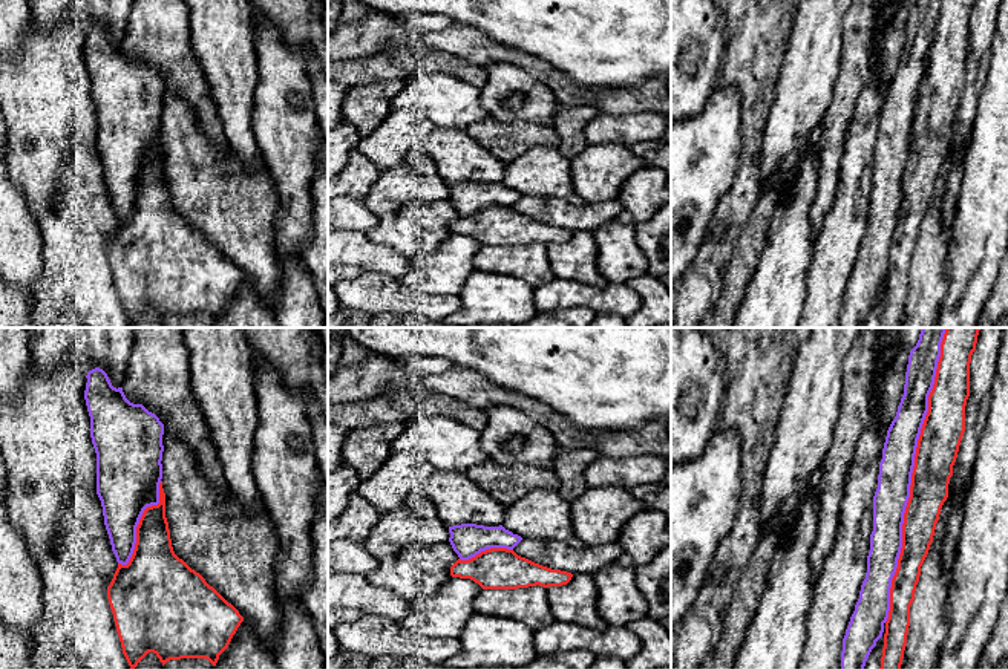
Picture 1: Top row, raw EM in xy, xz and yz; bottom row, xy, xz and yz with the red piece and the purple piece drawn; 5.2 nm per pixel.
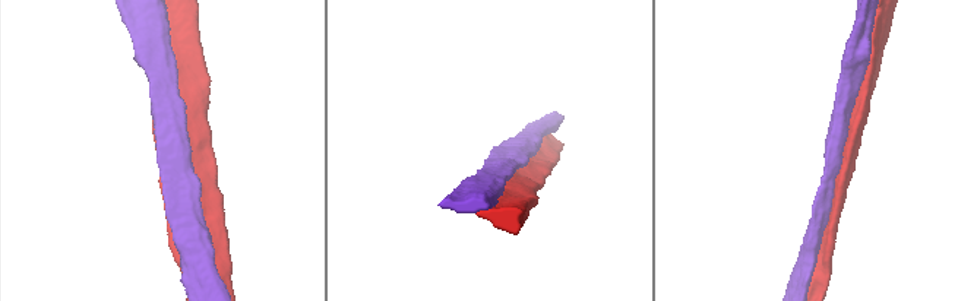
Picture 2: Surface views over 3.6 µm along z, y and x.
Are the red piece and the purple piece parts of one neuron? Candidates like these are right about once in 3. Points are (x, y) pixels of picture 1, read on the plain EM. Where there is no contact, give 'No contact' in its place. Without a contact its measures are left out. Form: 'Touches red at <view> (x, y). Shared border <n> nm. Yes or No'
Touches red at yz (912, 140). Shared border 1500 nm. No

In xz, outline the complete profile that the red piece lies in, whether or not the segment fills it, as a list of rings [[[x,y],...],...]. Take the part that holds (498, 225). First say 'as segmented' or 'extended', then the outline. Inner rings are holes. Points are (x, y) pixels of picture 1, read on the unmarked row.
as segmented; [[[490,205],[469,217],[458,216],[450,224],[450,233],[470,236],[483,246],[562,243],[573,234],[571,230],[542,224],[507,205]]]

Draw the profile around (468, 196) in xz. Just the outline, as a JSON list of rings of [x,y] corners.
[[[461,181],[449,184],[449,199],[461,217],[469,217],[490,205],[513,207],[522,194],[499,184]]]

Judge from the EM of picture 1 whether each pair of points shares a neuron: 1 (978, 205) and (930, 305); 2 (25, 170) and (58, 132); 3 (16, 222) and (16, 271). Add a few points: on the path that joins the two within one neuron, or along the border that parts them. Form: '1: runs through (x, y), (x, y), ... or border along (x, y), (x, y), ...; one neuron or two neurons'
1: border along (955, 236), (947, 264), (949, 293), (941, 306); two neurons
2: runs through (34, 161), (52, 141); one neuron
3: runs through (16, 234), (16, 259); one neuron

